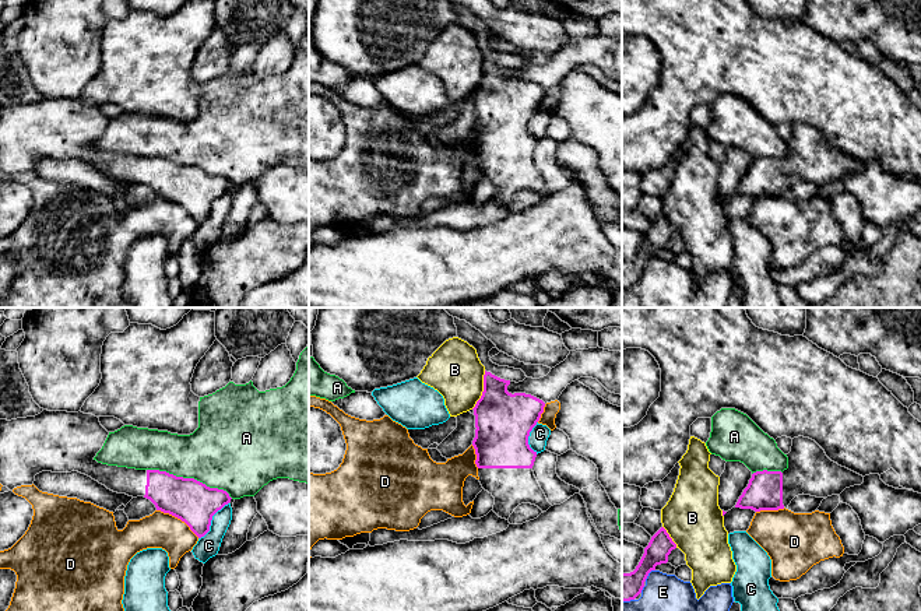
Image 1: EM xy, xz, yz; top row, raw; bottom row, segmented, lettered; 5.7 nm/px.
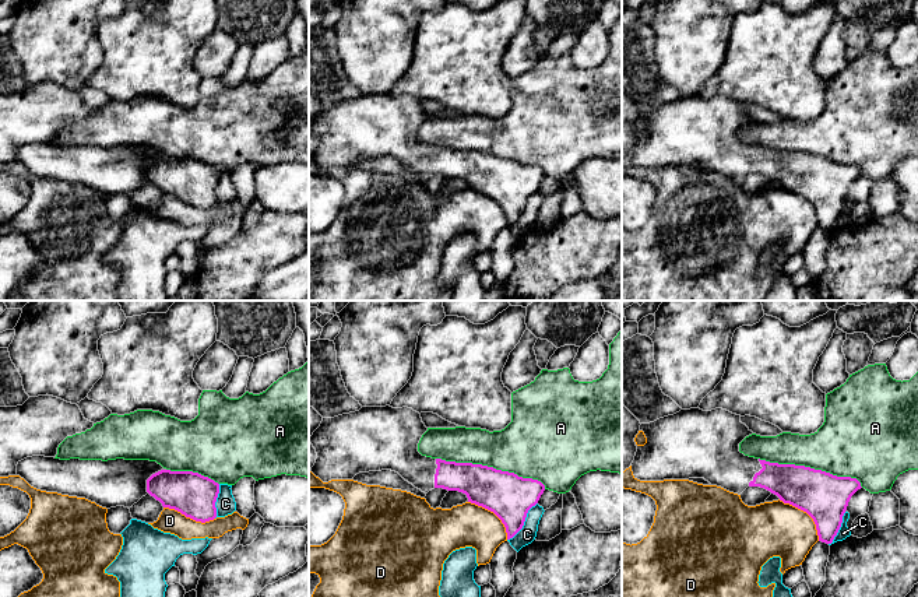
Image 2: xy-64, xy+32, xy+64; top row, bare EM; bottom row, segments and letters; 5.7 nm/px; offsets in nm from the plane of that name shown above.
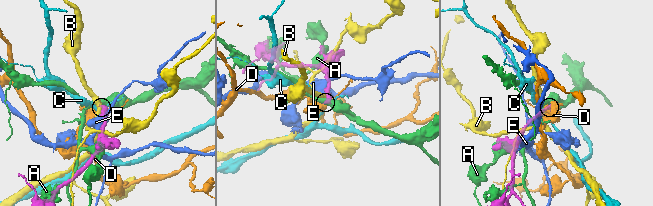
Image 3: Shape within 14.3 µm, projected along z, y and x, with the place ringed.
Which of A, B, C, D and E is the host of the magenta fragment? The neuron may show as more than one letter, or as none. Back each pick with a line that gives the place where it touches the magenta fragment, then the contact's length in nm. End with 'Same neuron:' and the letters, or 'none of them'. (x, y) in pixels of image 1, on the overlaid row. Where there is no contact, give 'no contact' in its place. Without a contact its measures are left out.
Same neuron: none of them

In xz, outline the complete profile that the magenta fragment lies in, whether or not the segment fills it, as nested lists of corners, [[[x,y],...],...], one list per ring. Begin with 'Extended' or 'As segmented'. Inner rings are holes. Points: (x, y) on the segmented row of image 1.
Extended. [[[485,371],[484,391],[472,408],[477,428],[472,446],[477,454],[479,482],[495,498],[492,510],[506,520],[521,503],[535,505],[542,512],[552,506],[534,475],[532,466],[537,452],[528,445],[530,432],[539,421],[545,403],[531,394],[512,394],[507,391],[509,384],[510,380]]]

